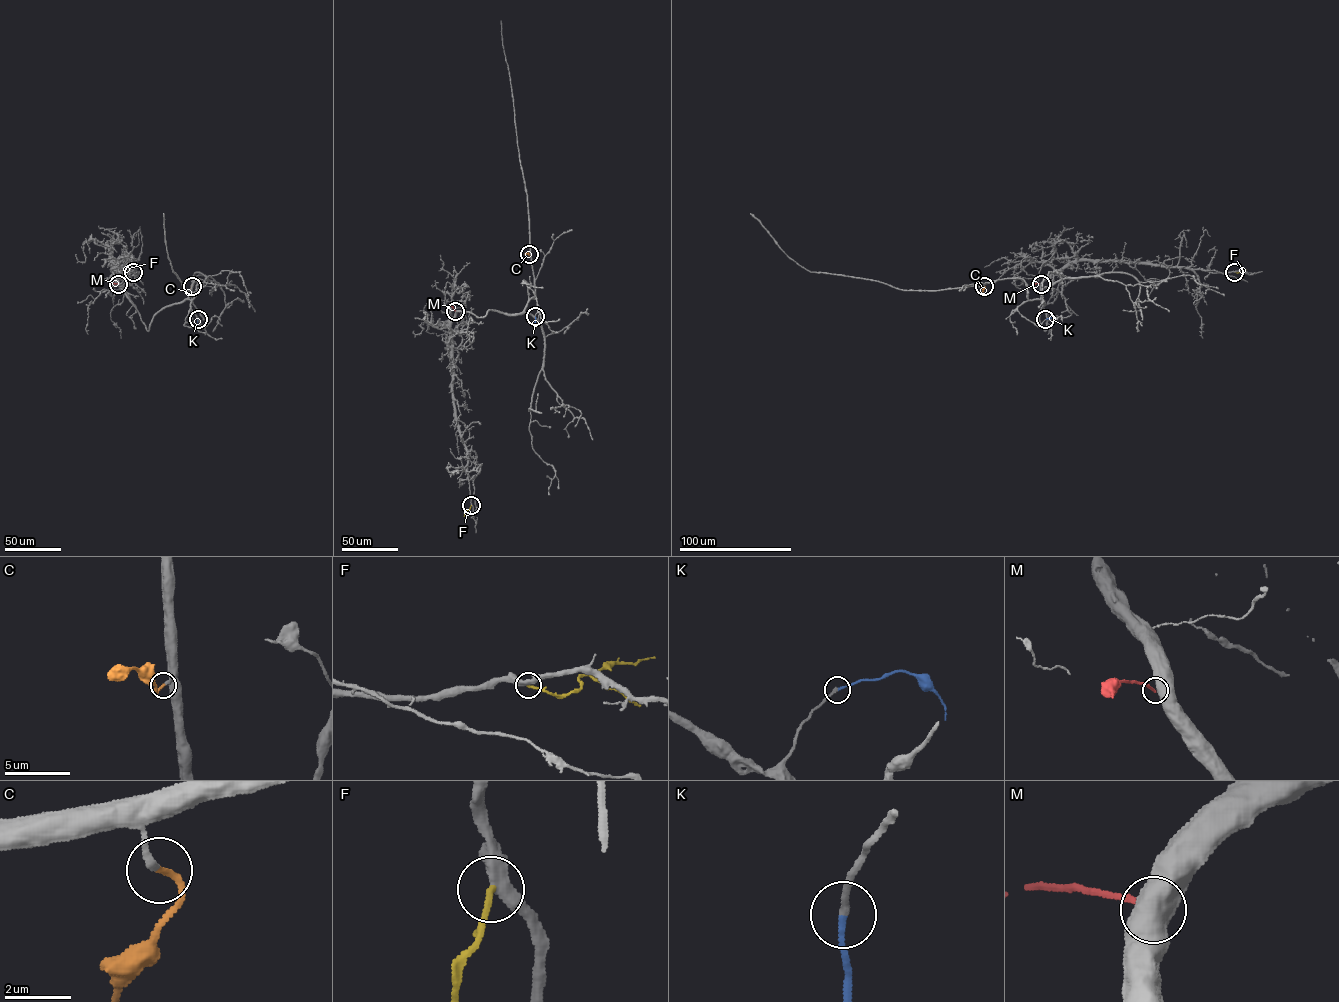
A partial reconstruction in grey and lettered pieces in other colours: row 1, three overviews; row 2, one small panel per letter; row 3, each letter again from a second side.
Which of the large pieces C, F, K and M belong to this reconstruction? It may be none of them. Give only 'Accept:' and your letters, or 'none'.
Accept: C, K

